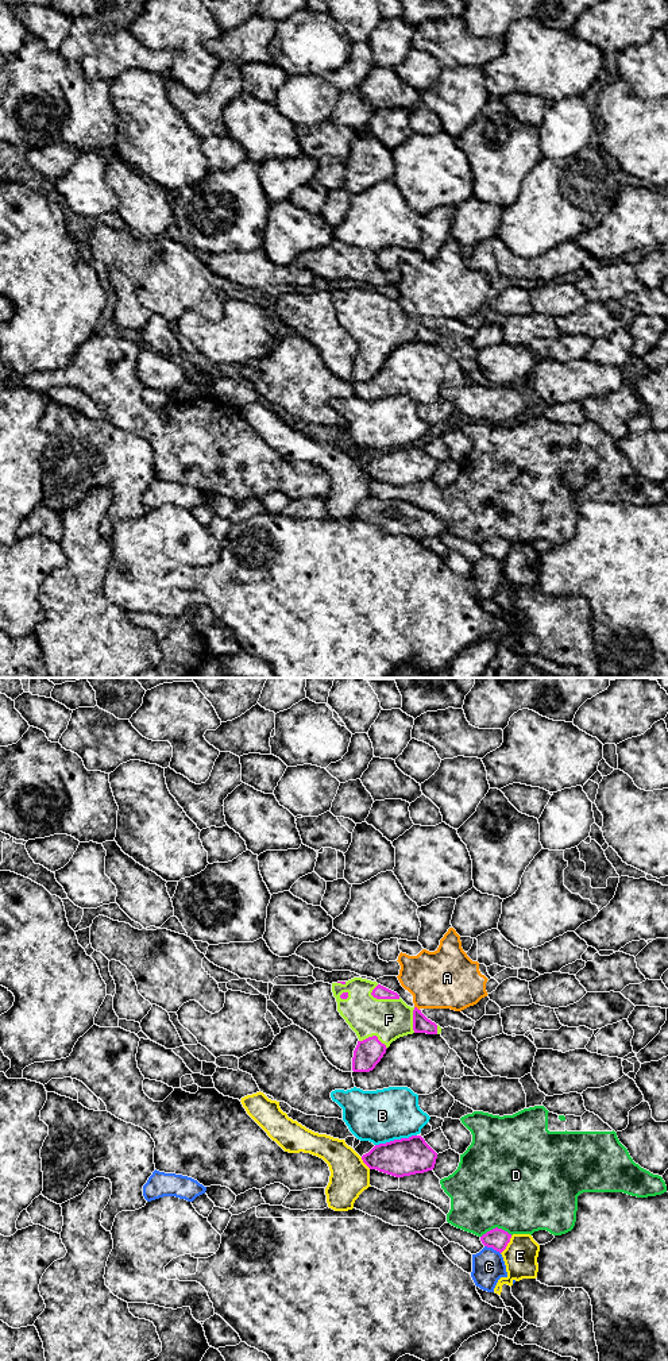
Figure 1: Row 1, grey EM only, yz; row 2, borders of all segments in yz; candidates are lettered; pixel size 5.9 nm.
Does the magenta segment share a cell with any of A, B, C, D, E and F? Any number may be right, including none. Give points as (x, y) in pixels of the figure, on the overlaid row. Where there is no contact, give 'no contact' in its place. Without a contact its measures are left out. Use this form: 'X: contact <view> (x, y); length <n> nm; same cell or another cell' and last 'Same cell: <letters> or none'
A: contact yz (417, 1009); length 40 nm; another cell
B: contact yz (396, 1140); length 260 nm; another cell
C: contact yz (493, 1248); length 110 nm; another cell
D: contact yz (495, 1228); length 190 nm; another cell
E: contact yz (506, 1245); length 130 nm; another cell
F: contact yz (385, 998); length 190 nm; same cell
Same cell: F

